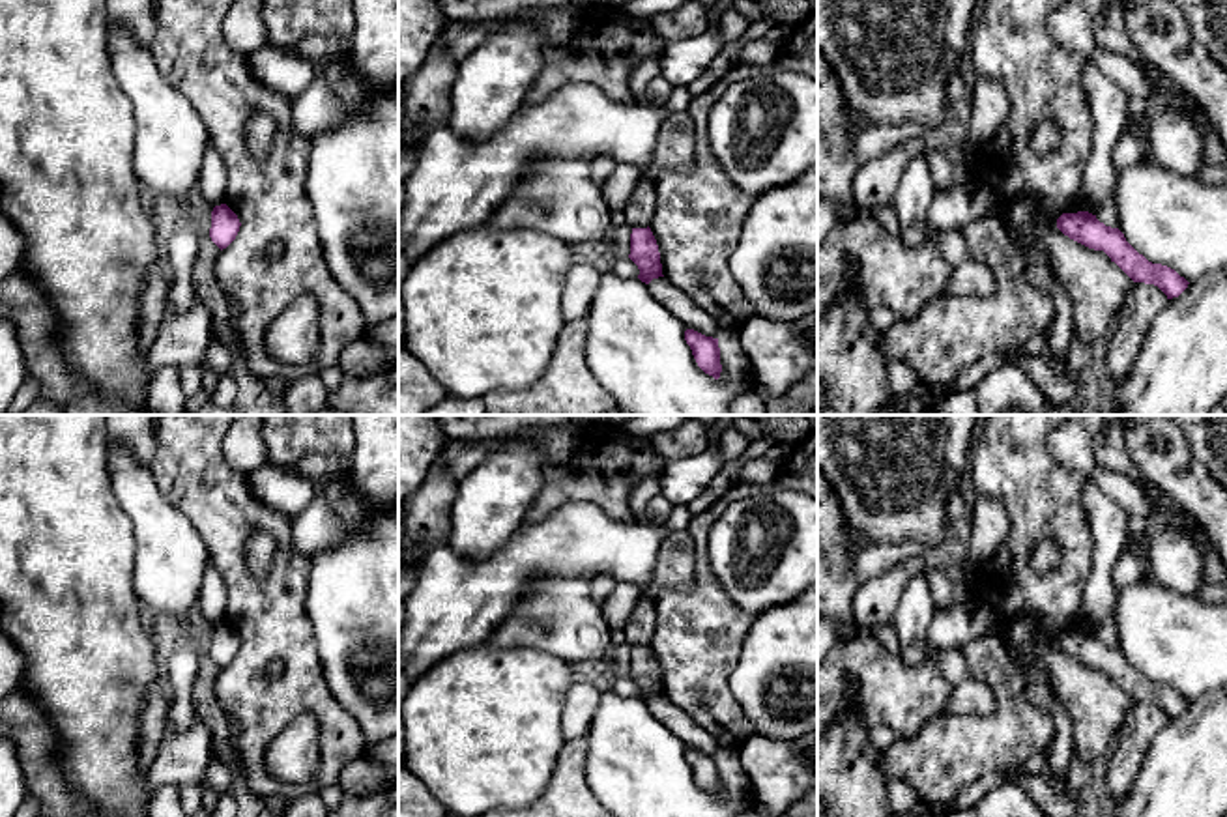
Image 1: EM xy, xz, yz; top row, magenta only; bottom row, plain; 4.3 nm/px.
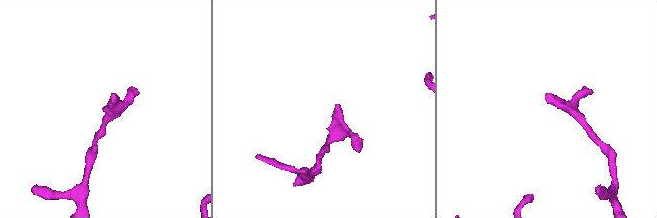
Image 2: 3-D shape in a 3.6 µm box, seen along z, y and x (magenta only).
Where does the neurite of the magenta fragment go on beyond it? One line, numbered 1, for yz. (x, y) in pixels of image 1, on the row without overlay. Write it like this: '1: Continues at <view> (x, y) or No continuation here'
1: No continuation here

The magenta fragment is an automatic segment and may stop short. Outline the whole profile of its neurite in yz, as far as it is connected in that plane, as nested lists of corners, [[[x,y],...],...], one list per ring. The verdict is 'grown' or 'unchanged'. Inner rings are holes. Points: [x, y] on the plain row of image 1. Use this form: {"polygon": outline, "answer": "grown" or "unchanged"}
{"polygon": [[[1089,630],[1062,632],[1057,647],[1089,667],[1104,669],[1133,701],[1154,703],[1167,718],[1178,716],[1190,703],[1175,688],[1148,681],[1119,647],[1105,645]]], "answer": "unchanged"}

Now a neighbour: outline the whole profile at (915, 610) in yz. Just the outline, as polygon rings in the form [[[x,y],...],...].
[[[926,576],[913,578],[900,596],[892,621],[892,628],[902,643],[900,656],[905,664],[917,666],[930,654],[926,630],[935,609]]]

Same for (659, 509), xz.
[[[658,494],[649,501],[645,509],[645,520],[657,525],[664,523],[670,518],[671,510],[673,505]]]

